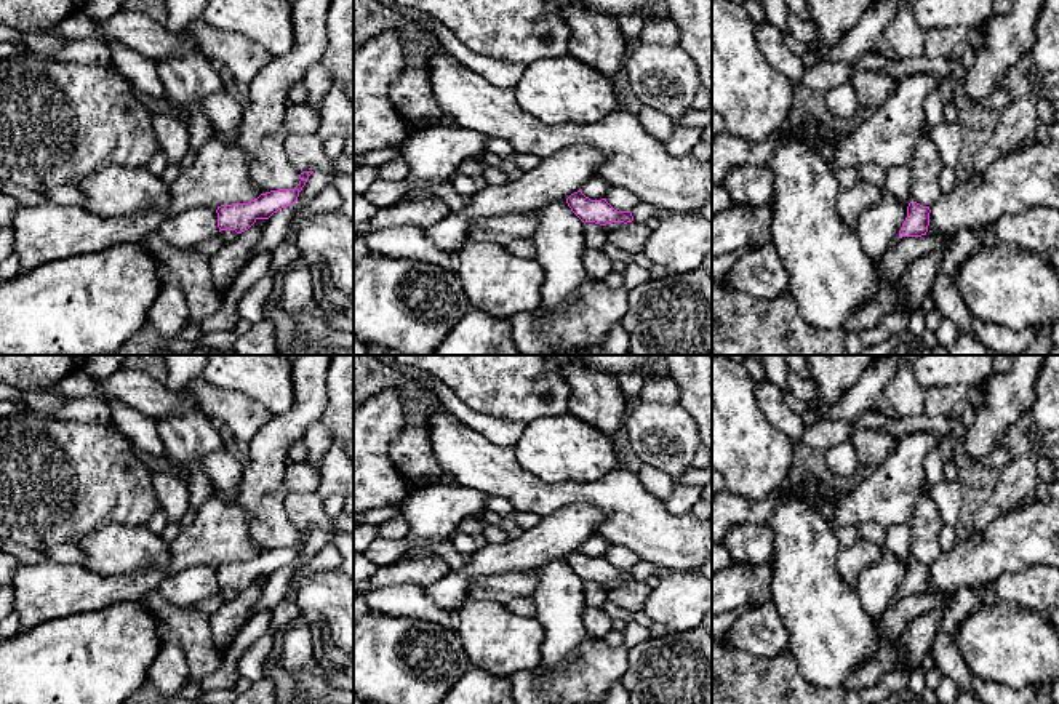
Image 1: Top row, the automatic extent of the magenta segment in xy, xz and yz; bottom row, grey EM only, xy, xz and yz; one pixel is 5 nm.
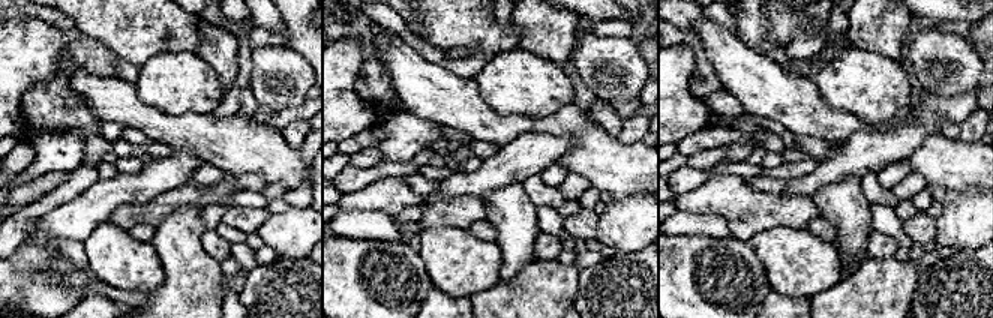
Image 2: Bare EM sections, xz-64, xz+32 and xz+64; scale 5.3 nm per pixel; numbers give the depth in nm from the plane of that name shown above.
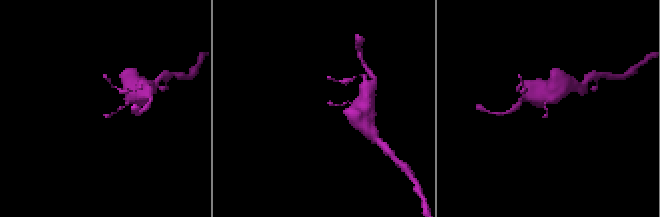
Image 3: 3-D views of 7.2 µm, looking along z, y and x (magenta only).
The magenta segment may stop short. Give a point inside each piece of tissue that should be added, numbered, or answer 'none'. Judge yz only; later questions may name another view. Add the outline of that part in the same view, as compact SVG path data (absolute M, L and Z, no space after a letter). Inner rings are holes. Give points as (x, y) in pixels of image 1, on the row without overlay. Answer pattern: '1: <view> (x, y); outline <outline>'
none

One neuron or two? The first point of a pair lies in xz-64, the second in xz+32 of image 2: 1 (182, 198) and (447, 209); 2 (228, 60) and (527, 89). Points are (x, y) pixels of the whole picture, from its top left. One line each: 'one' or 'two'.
1: one
2: two

